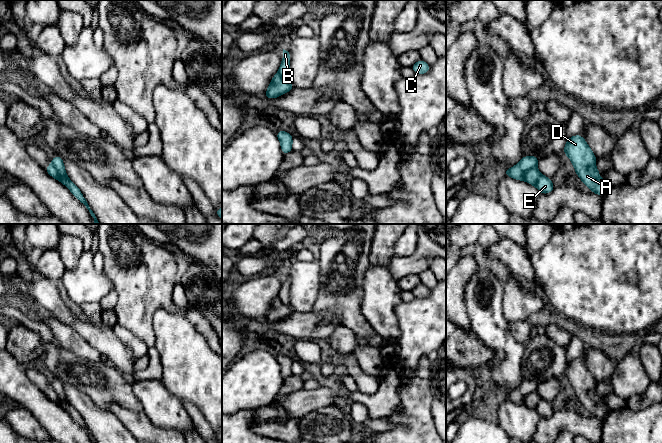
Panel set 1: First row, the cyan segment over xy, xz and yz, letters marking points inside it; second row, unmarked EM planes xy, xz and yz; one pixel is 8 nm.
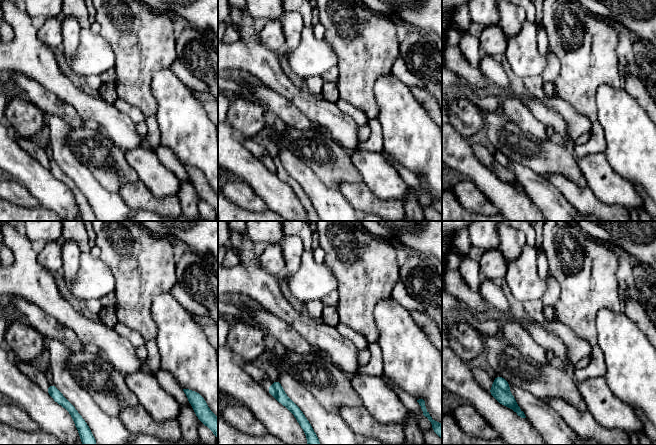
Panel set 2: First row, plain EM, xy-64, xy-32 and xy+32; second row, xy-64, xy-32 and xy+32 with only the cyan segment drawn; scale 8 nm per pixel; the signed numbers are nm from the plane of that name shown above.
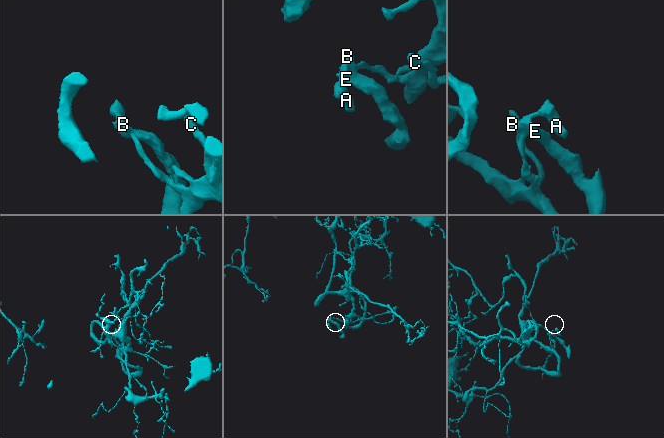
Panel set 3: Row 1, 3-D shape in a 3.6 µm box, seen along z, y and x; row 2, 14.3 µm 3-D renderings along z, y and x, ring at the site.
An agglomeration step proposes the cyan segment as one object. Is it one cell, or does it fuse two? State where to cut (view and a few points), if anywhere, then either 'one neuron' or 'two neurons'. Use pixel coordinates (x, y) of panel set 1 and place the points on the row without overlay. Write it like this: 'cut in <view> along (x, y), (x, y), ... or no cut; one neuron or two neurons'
cut in yz along (534, 390), (526, 395), (524, 403); two neurons

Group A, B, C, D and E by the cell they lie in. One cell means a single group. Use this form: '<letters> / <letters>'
A B C D / E

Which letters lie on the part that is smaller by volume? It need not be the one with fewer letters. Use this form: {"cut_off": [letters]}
{"cut_off": ["E"]}

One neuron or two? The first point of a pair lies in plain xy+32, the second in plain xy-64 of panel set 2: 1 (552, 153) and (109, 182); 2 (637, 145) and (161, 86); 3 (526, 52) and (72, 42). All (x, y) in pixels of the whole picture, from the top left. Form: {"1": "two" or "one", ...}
{"1": "one", "2": "one", "3": "two"}

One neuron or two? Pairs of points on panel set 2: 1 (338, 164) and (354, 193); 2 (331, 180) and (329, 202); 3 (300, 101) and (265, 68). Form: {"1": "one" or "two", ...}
{"1": "two", "2": "two", "3": "one"}

